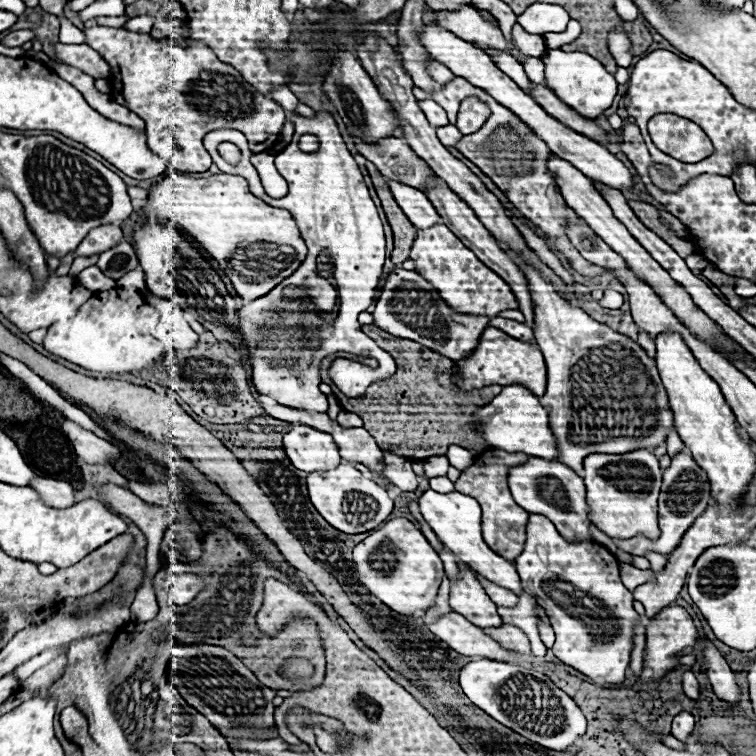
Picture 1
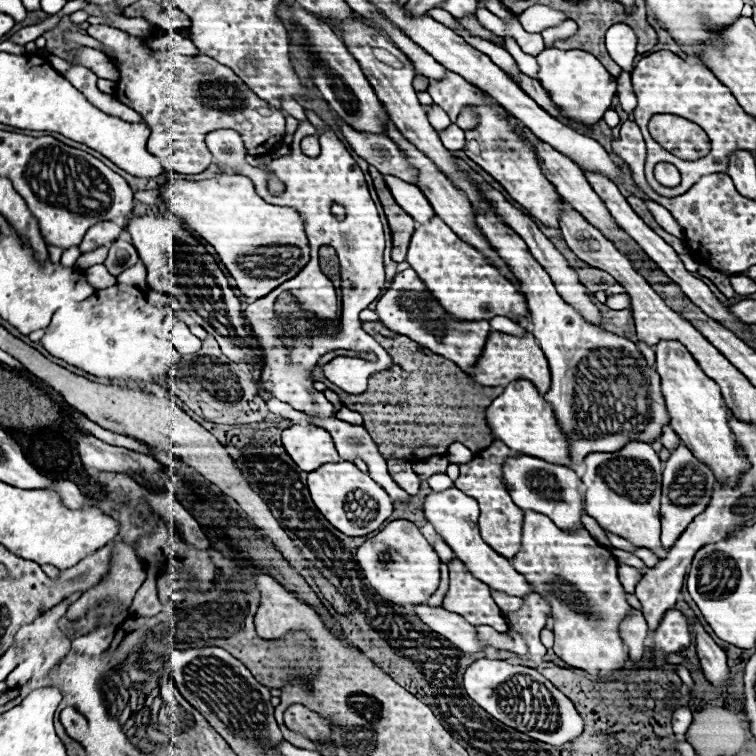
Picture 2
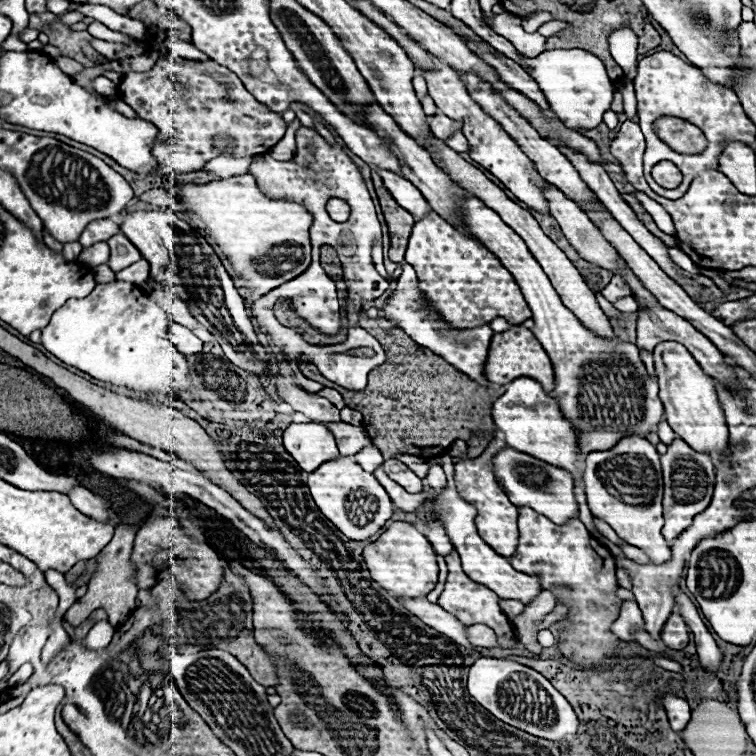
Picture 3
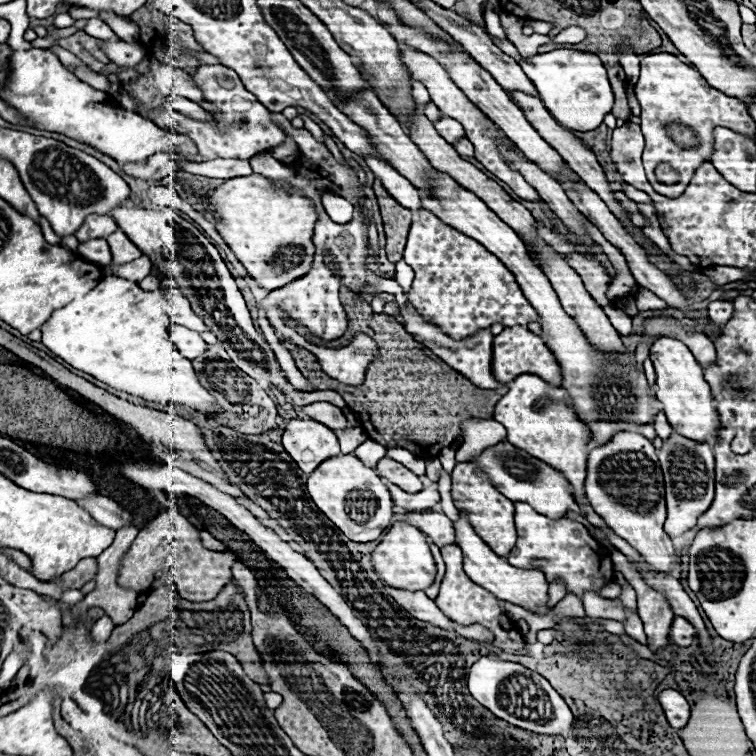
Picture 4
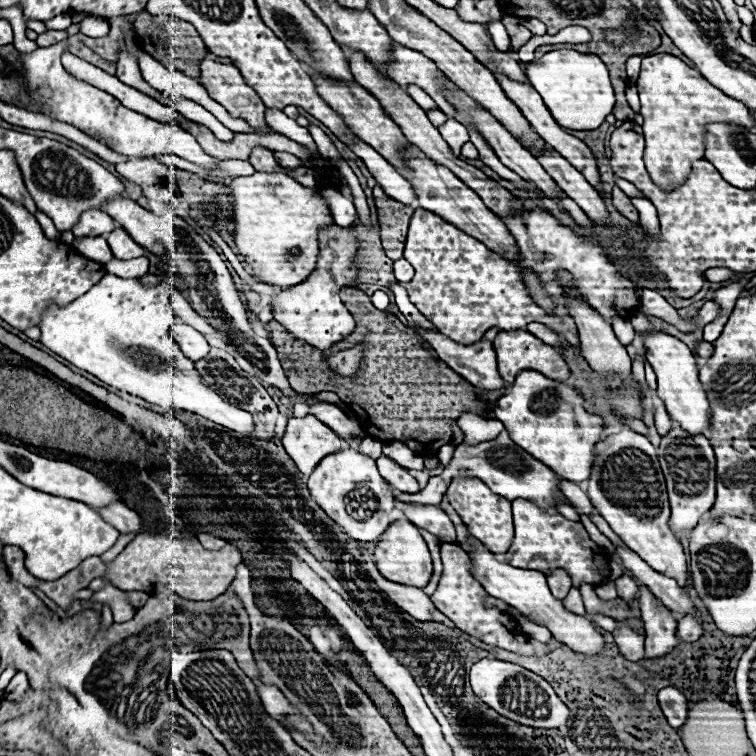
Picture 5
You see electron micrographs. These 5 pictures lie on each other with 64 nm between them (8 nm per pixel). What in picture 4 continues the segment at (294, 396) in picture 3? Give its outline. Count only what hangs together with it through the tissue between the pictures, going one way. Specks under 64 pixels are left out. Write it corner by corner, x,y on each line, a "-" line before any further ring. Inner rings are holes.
312,402
312,404
306,404
306,406
304,406
304,414
306,414
308,418
314,418
314,420
326,424
326,426
332,428
332,430
350,426
348,420
344,418
342,410
336,408
336,406
332,406
330,402

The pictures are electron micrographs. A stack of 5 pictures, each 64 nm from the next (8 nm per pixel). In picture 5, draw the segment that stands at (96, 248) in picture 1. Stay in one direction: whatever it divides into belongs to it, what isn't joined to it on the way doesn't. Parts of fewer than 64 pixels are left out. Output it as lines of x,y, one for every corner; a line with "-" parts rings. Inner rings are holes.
88,210
80,216
80,222
72,228
72,234
76,238
84,238
84,236
104,236
110,234
116,228
116,222
100,212
100,210

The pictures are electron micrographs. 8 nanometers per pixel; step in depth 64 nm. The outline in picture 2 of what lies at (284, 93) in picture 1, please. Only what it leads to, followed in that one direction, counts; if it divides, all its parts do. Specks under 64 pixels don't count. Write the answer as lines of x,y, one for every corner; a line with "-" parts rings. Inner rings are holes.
284,96
284,98
282,98
282,110
284,110
286,114
294,116
296,120
306,120
302,106
300,106
294,98
290,98
290,96

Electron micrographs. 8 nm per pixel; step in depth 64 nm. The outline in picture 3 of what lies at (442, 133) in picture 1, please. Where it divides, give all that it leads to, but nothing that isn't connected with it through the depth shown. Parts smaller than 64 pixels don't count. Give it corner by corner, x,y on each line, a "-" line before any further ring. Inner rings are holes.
456,130
450,138
446,138
444,140
452,150
456,150
456,152
468,152
468,140
464,138
464,134
460,132
460,130

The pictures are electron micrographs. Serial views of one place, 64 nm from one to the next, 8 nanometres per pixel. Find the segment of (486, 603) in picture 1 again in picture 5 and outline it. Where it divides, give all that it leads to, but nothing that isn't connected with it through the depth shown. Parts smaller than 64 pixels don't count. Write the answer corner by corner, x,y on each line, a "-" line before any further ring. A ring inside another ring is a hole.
450,542
440,544
440,554
442,554
442,564
444,564
444,574
440,578
438,590
430,598
444,616
448,616
460,630
468,632
470,636
480,638
482,642
490,646
498,646
498,648
504,648
519,655
540,658
550,652
548,644
534,639
528,640
528,636
522,634
516,620
512,620
508,614
500,614
500,610
494,606
484,606
486,590
482,588
478,580
472,578
470,558
458,544
450,544

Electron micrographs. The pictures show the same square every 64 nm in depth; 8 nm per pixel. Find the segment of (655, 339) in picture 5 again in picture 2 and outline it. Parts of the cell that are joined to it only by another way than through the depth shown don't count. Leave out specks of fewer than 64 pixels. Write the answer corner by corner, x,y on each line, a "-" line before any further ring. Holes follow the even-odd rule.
660,340
656,344
656,368
662,376
662,394
666,398
670,424
682,444
712,468
716,482
730,488
736,486
740,476
750,468
750,462
740,452
740,446
730,430
730,410
724,406
718,384
702,372
692,354
678,340

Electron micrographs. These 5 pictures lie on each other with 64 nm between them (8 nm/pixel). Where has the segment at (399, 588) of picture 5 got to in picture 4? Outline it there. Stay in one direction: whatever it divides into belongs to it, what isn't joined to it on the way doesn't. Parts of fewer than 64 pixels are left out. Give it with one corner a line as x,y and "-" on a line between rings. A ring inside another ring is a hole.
388,588
388,594
404,608
408,610
414,618
430,622
436,628
454,632
454,622
444,616
444,612
440,612
440,608
436,606
434,600
430,600
424,592
406,592
406,590
396,590
396,588

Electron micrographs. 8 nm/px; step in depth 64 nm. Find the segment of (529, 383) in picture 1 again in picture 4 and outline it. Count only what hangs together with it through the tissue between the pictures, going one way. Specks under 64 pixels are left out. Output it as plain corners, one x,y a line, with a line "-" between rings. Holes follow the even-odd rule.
520,326
504,328
504,332
500,332
494,338
494,344
492,344
492,374
500,384
508,384
520,374
536,374
552,386
560,386
560,380
562,380
560,366
558,366
556,358
552,356
552,352
548,350
548,346
538,336
534,336
530,330
520,328

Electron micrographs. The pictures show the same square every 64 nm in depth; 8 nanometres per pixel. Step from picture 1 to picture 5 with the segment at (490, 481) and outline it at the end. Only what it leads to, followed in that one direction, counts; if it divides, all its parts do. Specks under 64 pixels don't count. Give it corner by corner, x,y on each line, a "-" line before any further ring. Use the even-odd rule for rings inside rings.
456,476
448,486
448,500
454,510
460,514
462,522
468,526
470,534
476,536
490,552
504,554
514,540
514,524
512,524
512,502
496,496
482,480
472,476

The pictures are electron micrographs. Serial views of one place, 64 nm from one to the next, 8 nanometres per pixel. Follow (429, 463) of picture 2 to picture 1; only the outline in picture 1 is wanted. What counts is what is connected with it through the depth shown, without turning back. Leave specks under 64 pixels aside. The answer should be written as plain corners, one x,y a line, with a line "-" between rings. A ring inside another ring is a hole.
433,456
426,459
423,466
427,478
434,478
446,476
450,464
446,456

